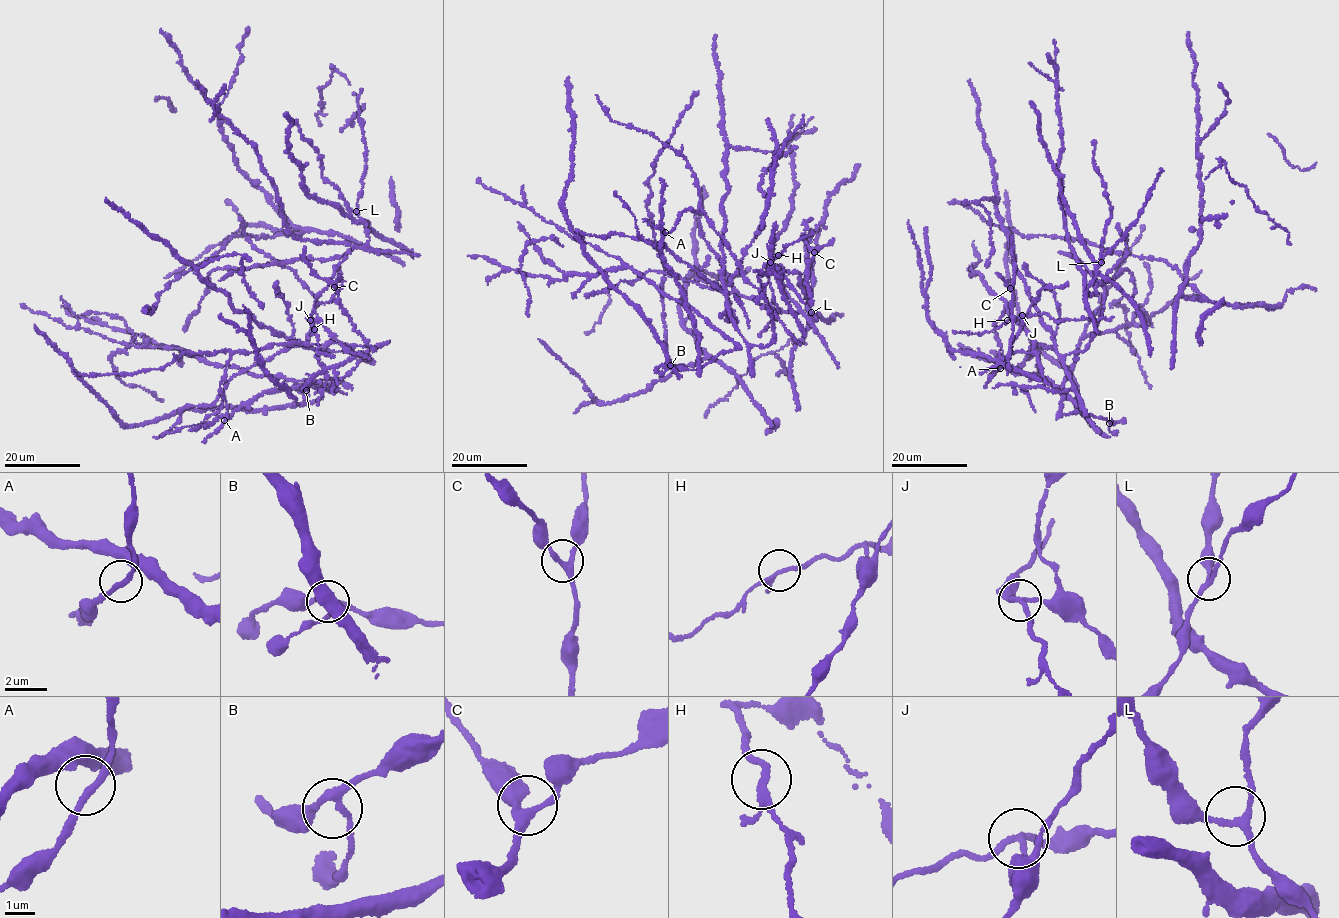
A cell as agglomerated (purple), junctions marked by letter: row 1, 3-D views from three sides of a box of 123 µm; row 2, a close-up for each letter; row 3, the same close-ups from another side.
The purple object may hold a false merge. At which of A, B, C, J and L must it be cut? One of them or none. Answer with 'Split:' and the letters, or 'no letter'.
Split: J

